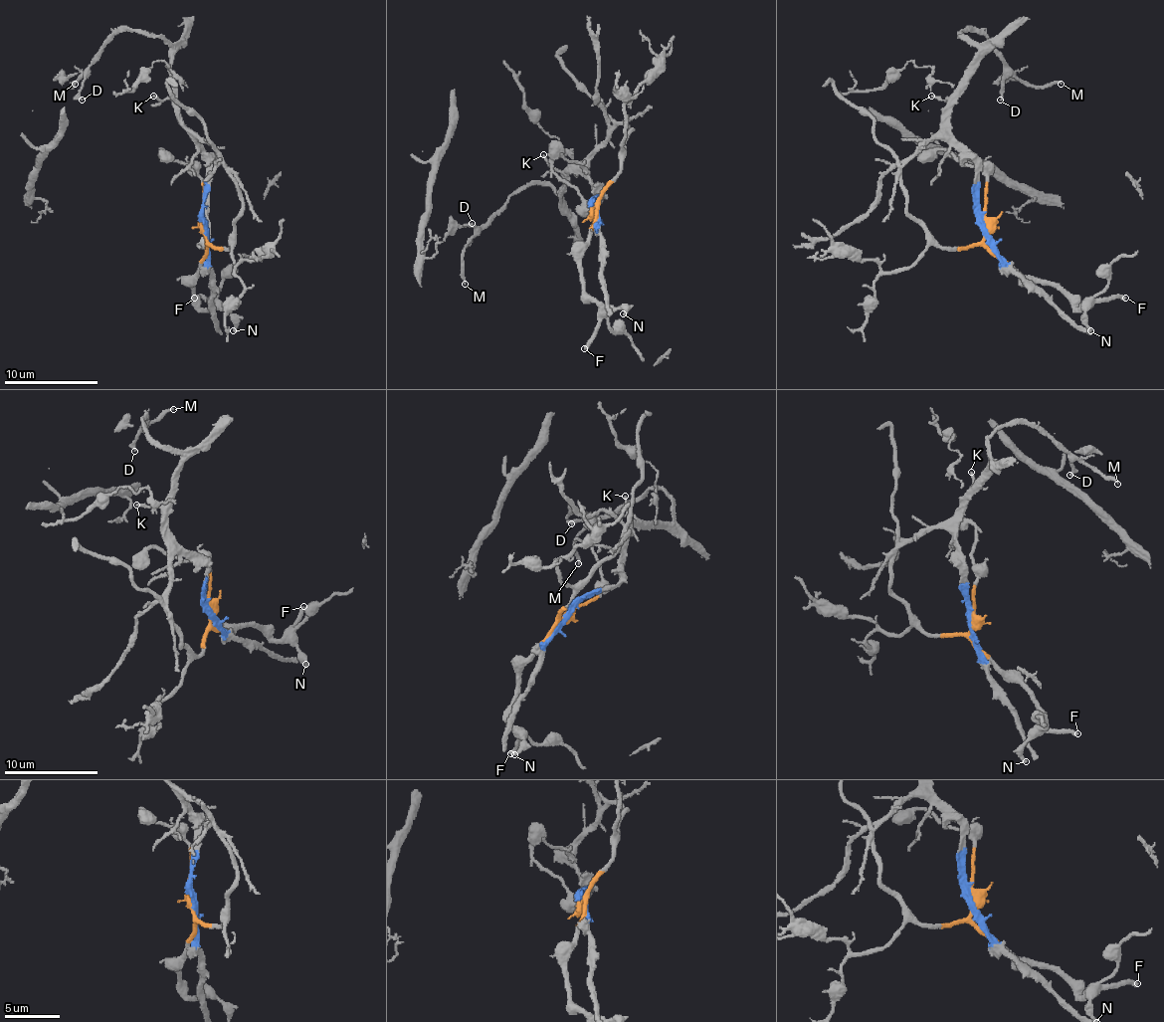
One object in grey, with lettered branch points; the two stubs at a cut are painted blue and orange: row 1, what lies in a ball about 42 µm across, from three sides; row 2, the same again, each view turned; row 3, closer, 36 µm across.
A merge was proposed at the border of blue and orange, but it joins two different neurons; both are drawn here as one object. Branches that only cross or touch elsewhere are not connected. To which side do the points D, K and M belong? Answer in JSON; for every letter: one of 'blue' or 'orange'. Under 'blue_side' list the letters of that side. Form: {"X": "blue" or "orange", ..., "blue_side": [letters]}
{"D": "blue", "K": "blue", "M": "blue", "blue_side": ["D", "K", "M"]}

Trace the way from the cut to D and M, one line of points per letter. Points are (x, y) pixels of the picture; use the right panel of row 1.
D: (983, 228), (976, 159), (950, 133), (957, 87), (978, 49), (964, 30), (978, 30), (1004, 68), (999, 101)
M: (983, 228), (976, 159), (950, 133), (957, 87), (978, 49), (964, 30), (976, 30), (1021, 80), (1061, 84)

